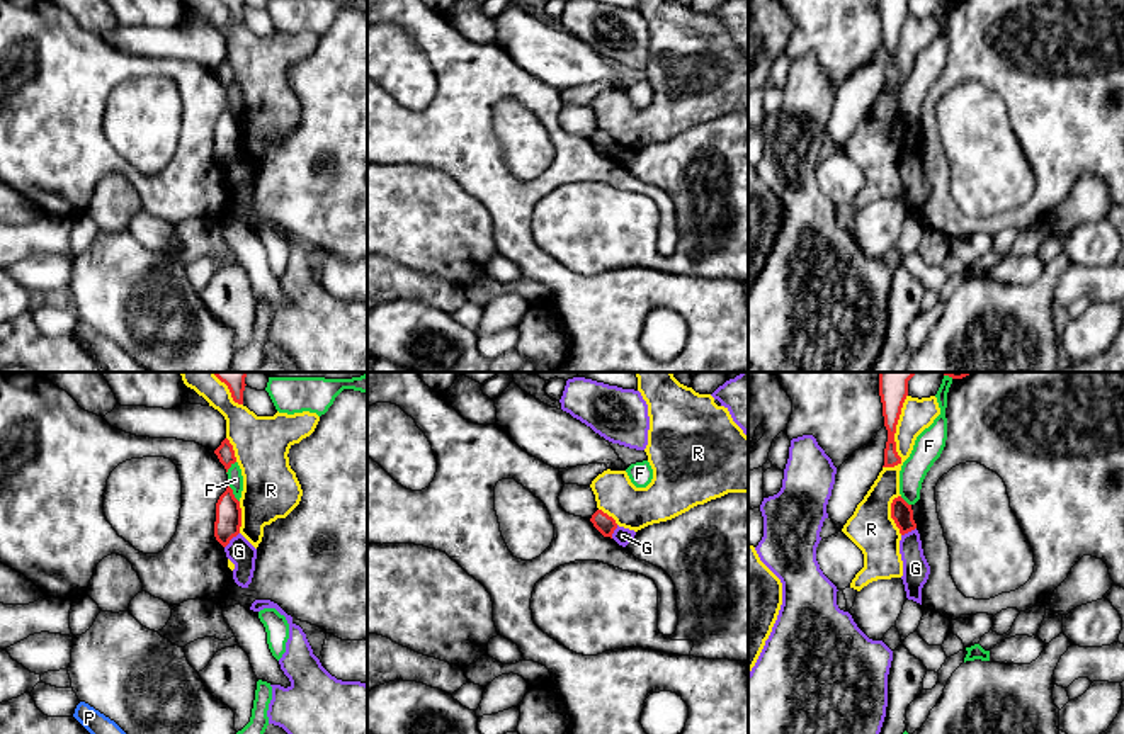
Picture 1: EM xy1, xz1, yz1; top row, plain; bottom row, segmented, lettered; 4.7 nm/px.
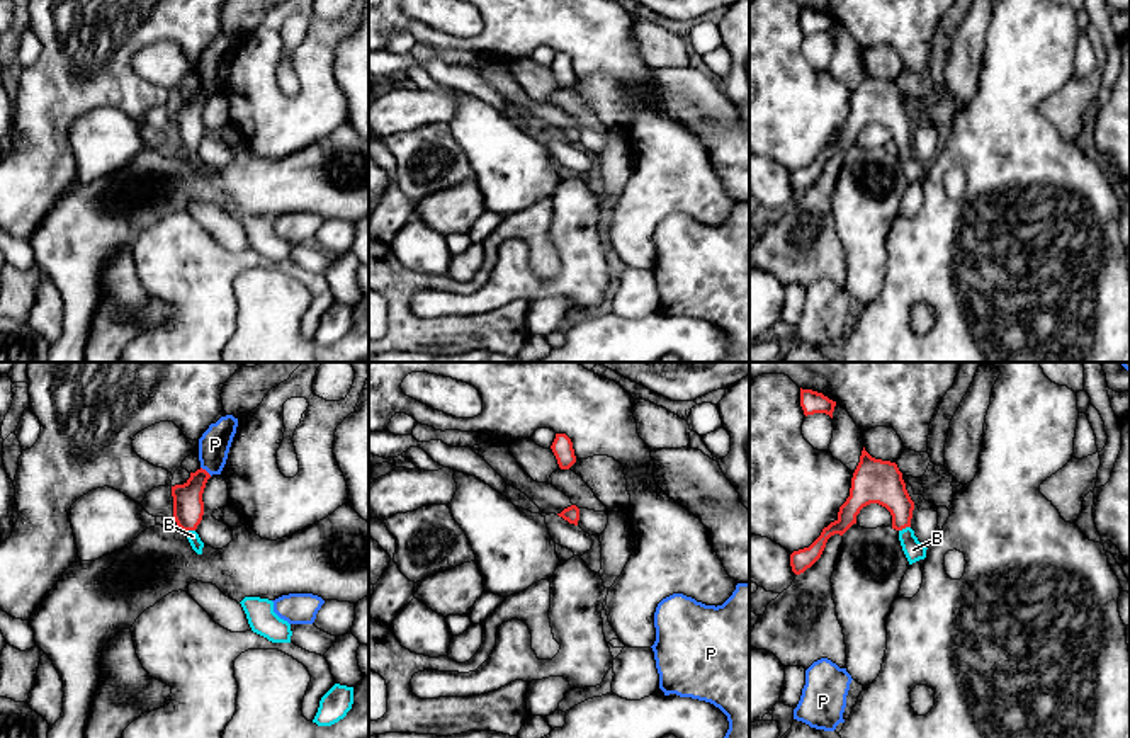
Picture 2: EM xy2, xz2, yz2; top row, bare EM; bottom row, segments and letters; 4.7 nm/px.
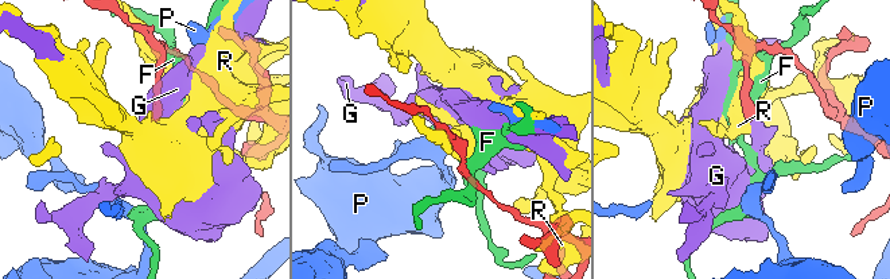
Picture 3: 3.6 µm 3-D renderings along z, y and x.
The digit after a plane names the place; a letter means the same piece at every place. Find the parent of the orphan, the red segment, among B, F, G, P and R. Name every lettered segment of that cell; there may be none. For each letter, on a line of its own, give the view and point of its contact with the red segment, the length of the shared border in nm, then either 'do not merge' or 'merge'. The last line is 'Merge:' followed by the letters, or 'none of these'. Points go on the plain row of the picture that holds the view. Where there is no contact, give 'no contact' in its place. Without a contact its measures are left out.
B: yz2 (904, 147) | 60 nm | merge
F: xy1 (232, 112) | 110 nm | do not merge
G: xy1 (230, 158) | 100 nm | do not merge
P: xy2 (204, 89) | 70 nm | do not merge
R: yz1 (893, 56) | 360 nm | do not merge
Merge: B

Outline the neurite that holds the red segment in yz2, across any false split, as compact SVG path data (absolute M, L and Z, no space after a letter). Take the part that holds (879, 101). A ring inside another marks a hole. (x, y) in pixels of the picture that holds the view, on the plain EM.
M865 66L851 97L850 116L839 126L838 138L822 148L821 155L809 165L790 173L790 185L795 194L811 187L822 173L831 155L843 155L853 143L860 129L870 122L885 126L892 134L892 148L899 151L899 160L909 184L924 179L926 168L914 150L911 138L914 121L911 119L902 92L896 82L872 77Z

